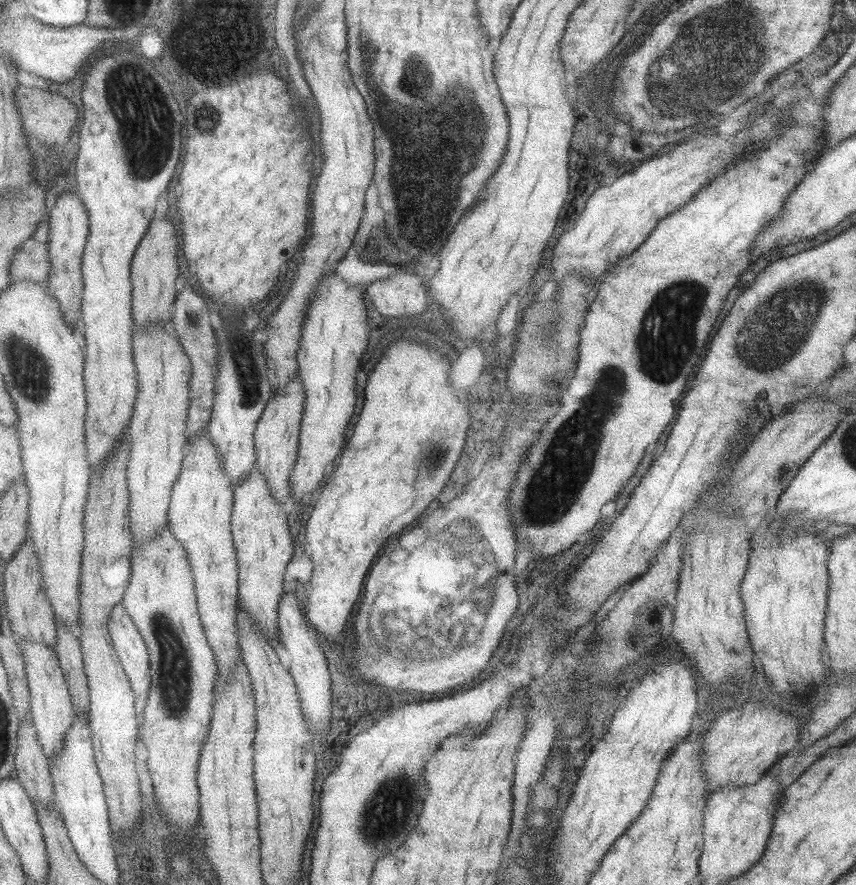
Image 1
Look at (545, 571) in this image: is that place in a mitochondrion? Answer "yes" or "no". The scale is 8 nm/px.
no

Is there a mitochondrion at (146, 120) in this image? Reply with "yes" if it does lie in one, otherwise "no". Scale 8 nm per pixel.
yes

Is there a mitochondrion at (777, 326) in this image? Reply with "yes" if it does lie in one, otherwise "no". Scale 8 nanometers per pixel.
yes

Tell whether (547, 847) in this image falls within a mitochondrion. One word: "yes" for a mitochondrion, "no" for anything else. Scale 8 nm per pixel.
no

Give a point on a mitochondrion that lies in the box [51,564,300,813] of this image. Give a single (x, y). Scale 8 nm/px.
(174, 687)

